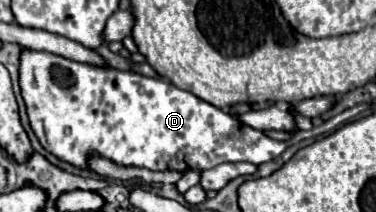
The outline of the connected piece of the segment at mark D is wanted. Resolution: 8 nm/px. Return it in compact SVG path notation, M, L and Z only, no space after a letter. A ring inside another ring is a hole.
M24 50L20 56L20 86L26 102L30 126L36 132L40 144L56 154L60 160L86 168L88 154L96 152L104 158L124 166L144 166L150 170L208 170L224 162L252 162L262 164L280 156L290 144L333 132L356 116L334 116L311 130L298 130L292 140L278 142L260 130L240 124L228 112L200 100L192 92L176 88L172 82L160 78L146 78L134 72L120 72L114 68L92 68L88 64L64 60L50 52Z

